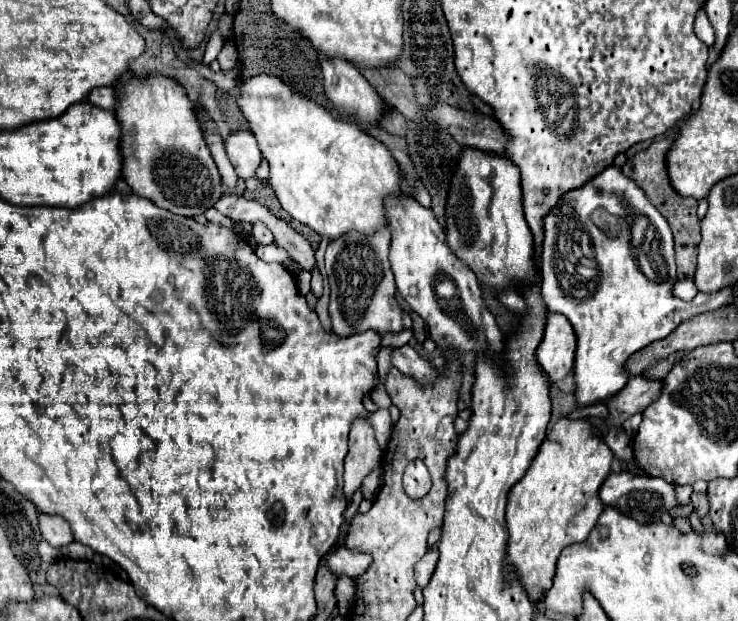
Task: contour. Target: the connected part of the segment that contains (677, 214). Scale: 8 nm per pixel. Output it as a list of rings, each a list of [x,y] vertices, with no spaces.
[[[667,136],[663,140],[653,142],[647,150],[637,152],[633,158],[629,158],[621,170],[623,170],[625,176],[639,182],[639,186],[647,192],[647,196],[651,196],[651,202],[659,208],[659,212],[663,212],[663,218],[671,226],[671,232],[673,232],[673,238],[675,238],[677,278],[679,280],[691,280],[693,274],[695,274],[695,264],[697,264],[697,244],[701,240],[699,218],[697,218],[697,200],[695,198],[683,198],[671,186],[665,158],[667,158],[667,152],[673,146],[673,142],[675,142],[675,136]]]

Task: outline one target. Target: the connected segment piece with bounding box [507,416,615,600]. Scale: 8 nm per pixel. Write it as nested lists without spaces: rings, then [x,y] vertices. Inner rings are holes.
[[[561,416],[547,438],[543,440],[535,460],[531,462],[527,474],[513,486],[509,492],[507,502],[507,526],[509,526],[509,562],[517,568],[519,578],[523,580],[523,586],[527,588],[527,594],[531,600],[537,600],[543,590],[551,586],[555,564],[561,554],[561,550],[573,542],[583,542],[593,526],[597,524],[599,514],[603,512],[605,504],[599,500],[599,488],[607,474],[611,472],[611,462],[615,460],[615,454],[611,448],[607,448],[605,440],[595,432],[595,426],[589,422],[589,418],[569,418]]]

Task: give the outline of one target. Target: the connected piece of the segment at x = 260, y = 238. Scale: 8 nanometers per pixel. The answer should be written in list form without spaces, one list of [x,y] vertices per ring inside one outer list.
[[[255,224],[253,226],[253,238],[257,240],[257,244],[271,244],[273,242],[271,230],[265,224]]]

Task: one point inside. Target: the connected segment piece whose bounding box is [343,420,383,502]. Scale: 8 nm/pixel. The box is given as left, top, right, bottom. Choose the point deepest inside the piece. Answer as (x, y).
(365, 455)

